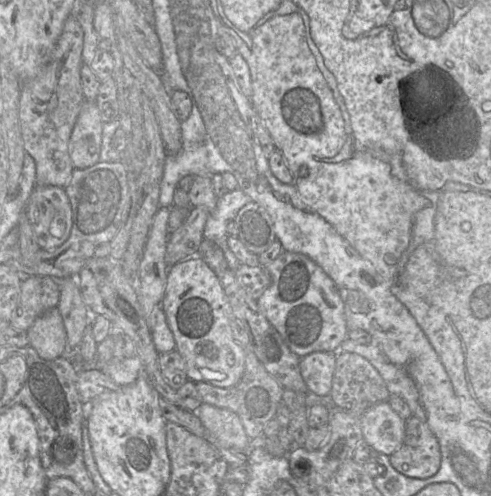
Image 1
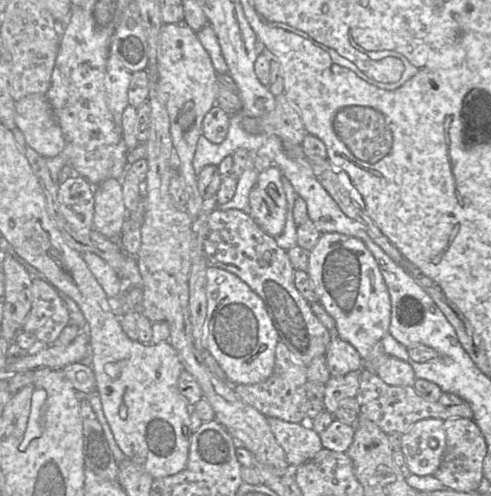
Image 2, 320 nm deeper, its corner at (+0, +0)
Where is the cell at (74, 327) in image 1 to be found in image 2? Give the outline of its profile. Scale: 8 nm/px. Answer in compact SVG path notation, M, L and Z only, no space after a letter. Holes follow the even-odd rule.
M108 178L94 188L94 230L106 238L116 239L127 215L119 180Z

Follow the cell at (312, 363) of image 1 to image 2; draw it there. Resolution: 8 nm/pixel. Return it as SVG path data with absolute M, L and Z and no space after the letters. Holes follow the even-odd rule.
M333 336L324 356L332 377L359 371L363 366L363 358L355 347L337 336Z

